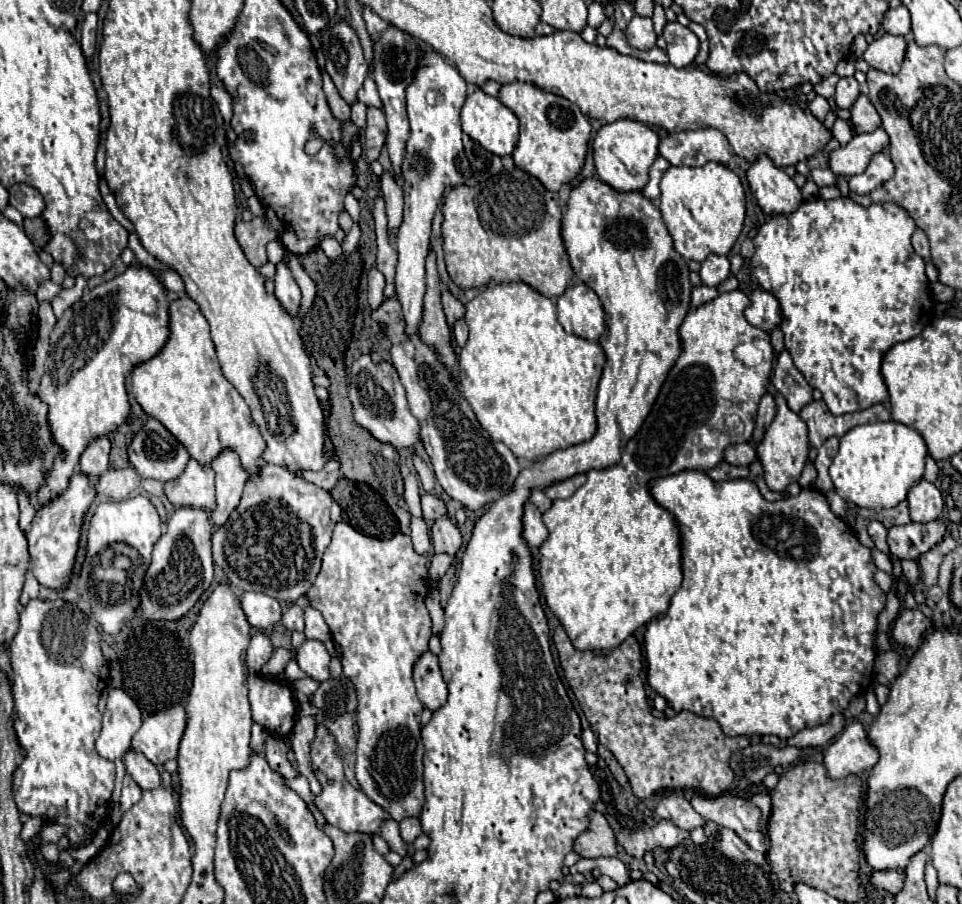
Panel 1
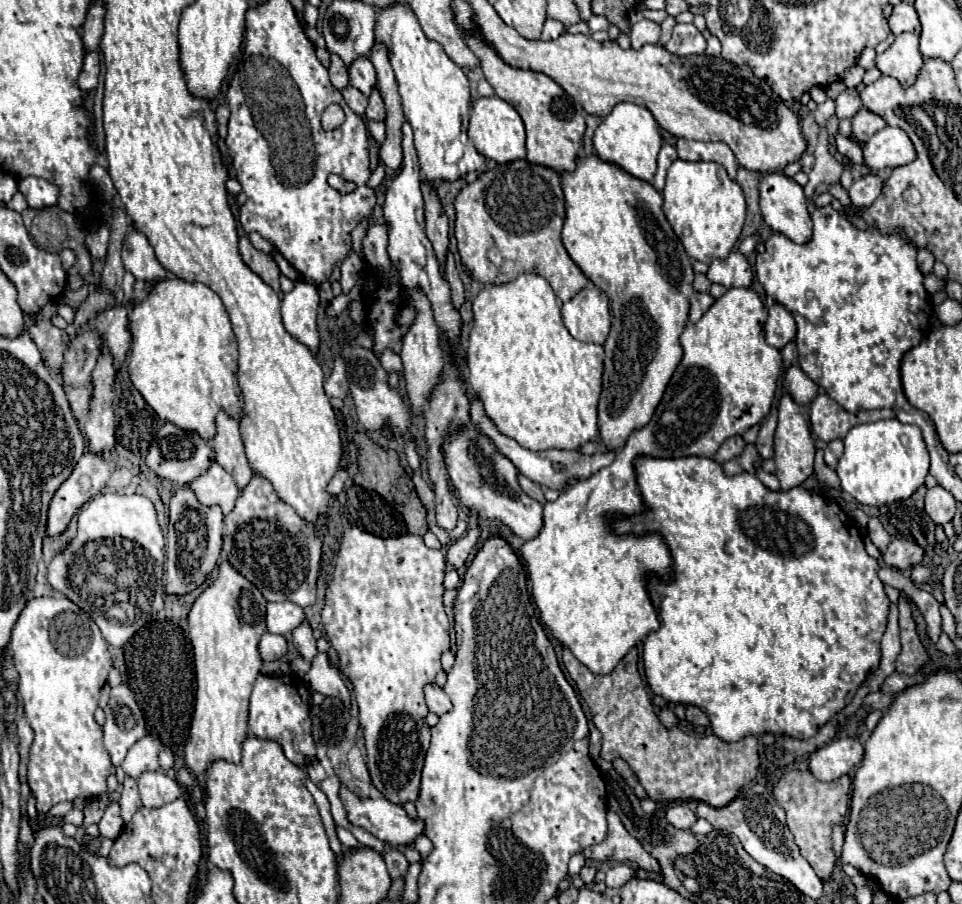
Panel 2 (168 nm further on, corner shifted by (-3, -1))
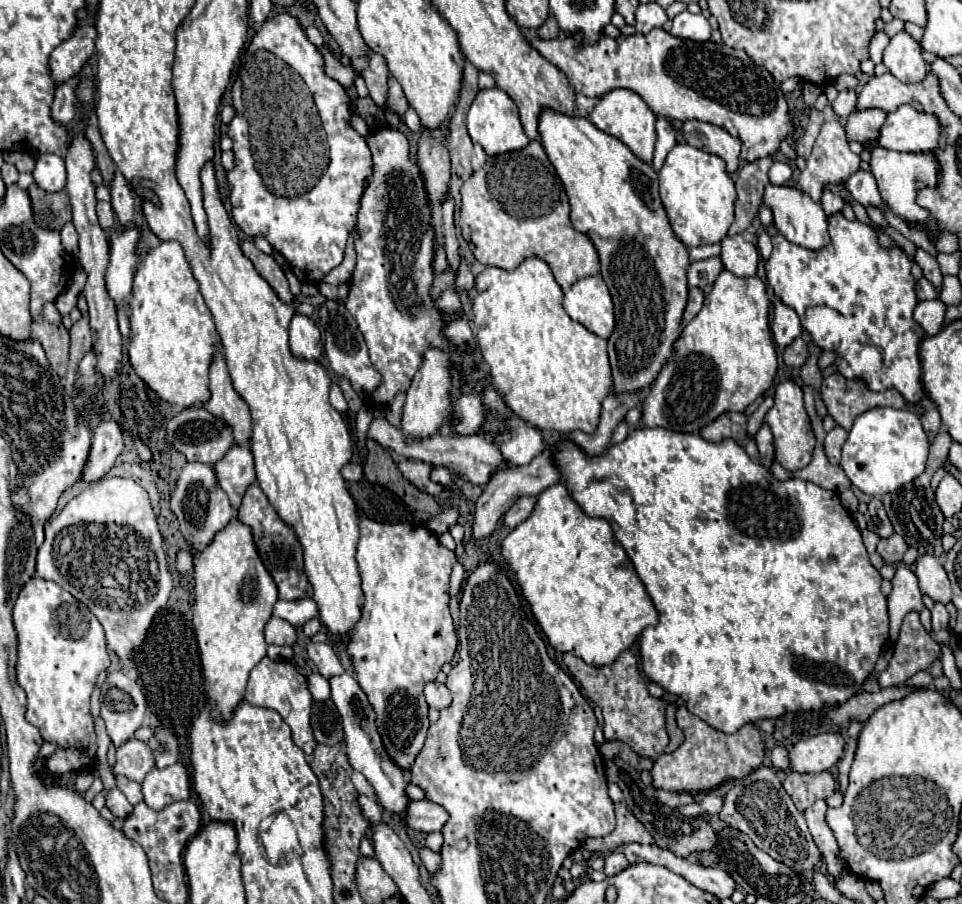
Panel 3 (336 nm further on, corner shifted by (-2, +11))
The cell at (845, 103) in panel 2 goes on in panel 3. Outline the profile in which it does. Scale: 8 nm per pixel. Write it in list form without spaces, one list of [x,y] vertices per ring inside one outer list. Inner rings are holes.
[[[851,88],[851,90],[839,92],[839,96],[833,100],[831,106],[833,106],[833,110],[835,110],[837,116],[847,118],[851,112],[855,112],[855,106],[857,106],[857,94],[855,94],[855,90]]]

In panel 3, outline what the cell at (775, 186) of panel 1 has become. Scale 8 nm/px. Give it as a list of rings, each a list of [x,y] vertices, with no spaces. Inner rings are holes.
[[[767,184],[763,196],[763,204],[771,208],[773,212],[773,222],[777,230],[793,244],[799,244],[803,248],[815,250],[823,248],[827,244],[827,216],[821,210],[817,202],[811,200],[811,196],[803,190],[797,190],[793,186],[777,186],[777,184]]]

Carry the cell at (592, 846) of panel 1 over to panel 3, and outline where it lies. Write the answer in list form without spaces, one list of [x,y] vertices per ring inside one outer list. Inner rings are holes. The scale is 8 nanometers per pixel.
[[[621,802],[615,804],[615,816],[617,816],[617,826],[611,834],[603,838],[609,850],[615,850],[619,846],[639,842],[639,844],[653,844],[651,834],[645,830],[645,826],[629,812],[629,808]]]

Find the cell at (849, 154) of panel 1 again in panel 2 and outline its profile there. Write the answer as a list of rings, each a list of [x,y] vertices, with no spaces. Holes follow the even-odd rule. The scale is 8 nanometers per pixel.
[[[886,126],[864,144],[864,164],[874,170],[890,170],[916,160],[916,148],[902,128]]]

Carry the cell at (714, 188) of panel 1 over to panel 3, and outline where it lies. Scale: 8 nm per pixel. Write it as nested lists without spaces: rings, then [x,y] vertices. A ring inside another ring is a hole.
[[[675,144],[667,154],[659,172],[659,194],[675,236],[689,248],[721,242],[735,220],[737,192],[725,170],[725,160],[689,144]]]

